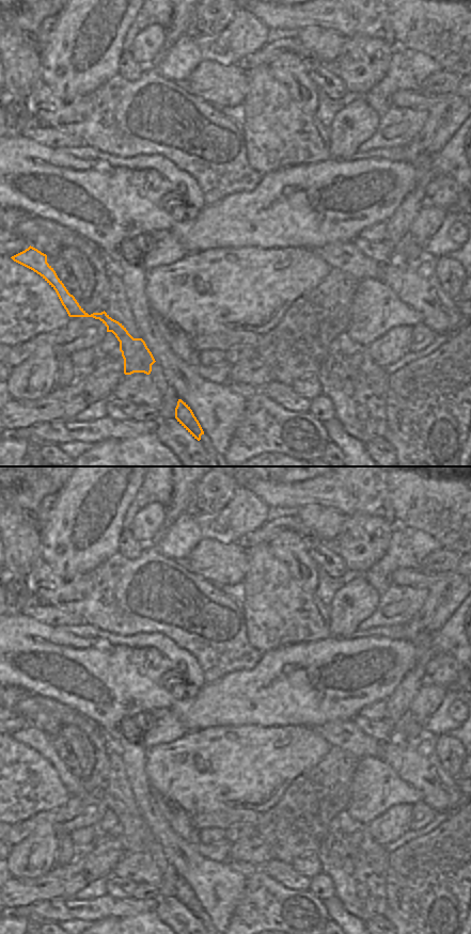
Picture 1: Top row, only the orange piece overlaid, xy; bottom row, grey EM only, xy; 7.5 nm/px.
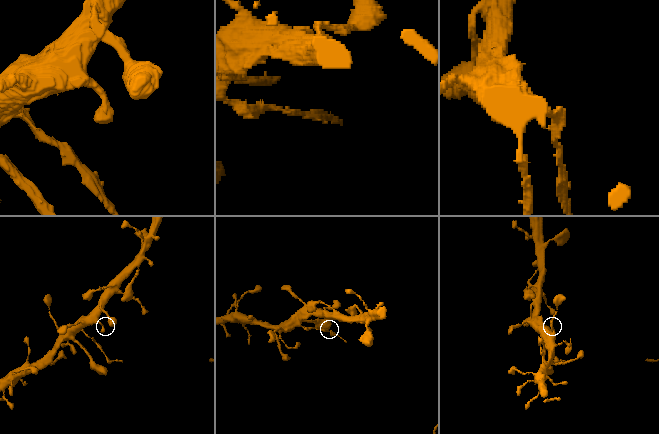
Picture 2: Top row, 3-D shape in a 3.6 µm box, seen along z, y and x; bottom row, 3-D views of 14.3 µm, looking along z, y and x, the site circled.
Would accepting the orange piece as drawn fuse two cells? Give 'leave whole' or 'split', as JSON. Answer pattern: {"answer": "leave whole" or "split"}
{"answer": "leave whole"}

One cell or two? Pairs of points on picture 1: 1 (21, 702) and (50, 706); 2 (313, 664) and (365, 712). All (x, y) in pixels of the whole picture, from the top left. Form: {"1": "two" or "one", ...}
{"1": "one", "2": "two"}

